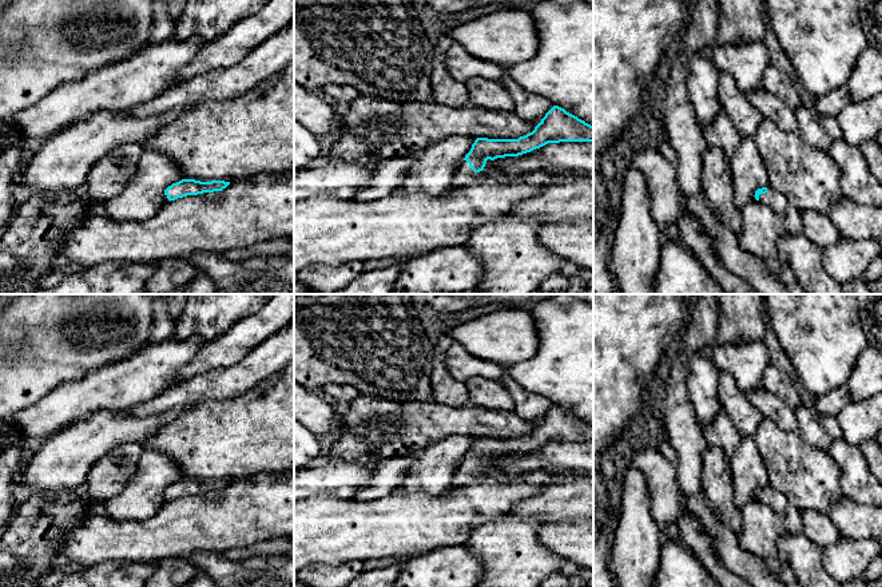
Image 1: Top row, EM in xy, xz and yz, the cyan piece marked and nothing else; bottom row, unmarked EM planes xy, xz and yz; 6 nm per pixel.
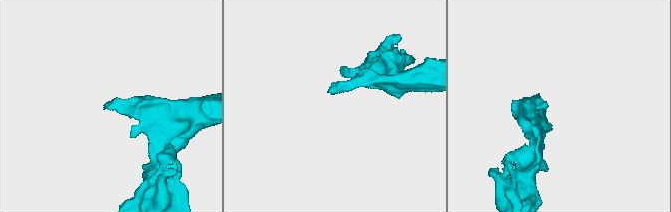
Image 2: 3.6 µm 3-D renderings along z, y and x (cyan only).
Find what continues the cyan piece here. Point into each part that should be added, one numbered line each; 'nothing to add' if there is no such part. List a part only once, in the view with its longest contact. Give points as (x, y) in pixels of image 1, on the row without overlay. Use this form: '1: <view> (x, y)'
1: xz (465, 475)

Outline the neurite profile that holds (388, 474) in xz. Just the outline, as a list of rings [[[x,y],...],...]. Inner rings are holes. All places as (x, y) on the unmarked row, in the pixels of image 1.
[[[396,456],[377,463],[372,463],[373,473],[370,480],[350,497],[353,500],[372,500],[393,493],[405,480],[410,465],[414,463],[412,456]]]

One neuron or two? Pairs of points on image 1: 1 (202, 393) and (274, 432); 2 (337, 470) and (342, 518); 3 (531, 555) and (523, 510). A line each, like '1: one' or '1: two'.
1: two
2: two
3: two

